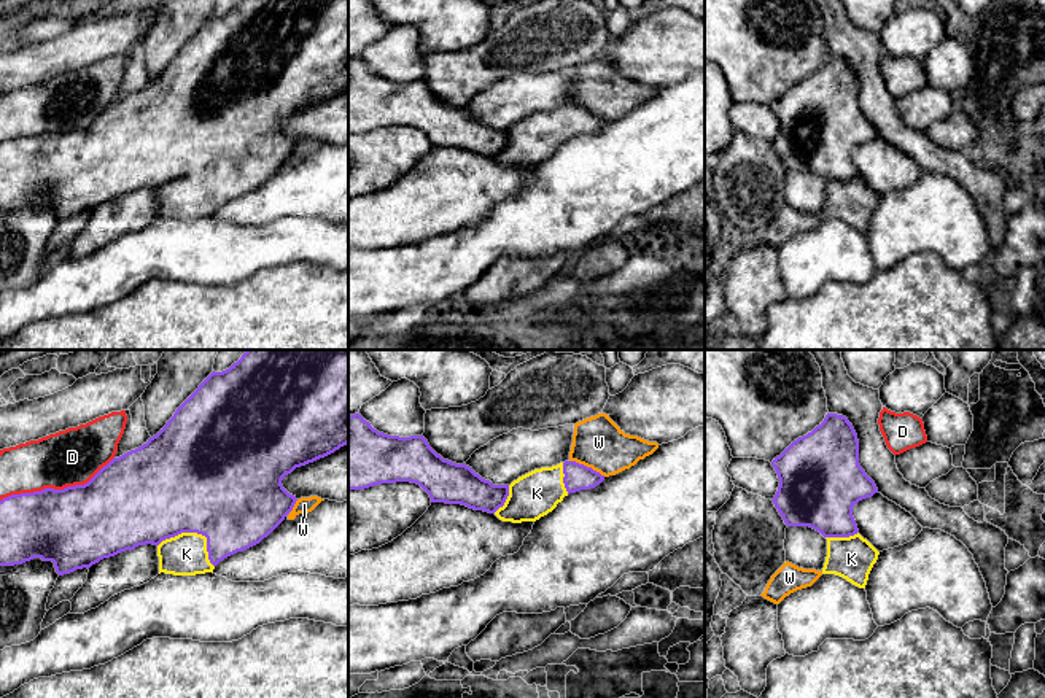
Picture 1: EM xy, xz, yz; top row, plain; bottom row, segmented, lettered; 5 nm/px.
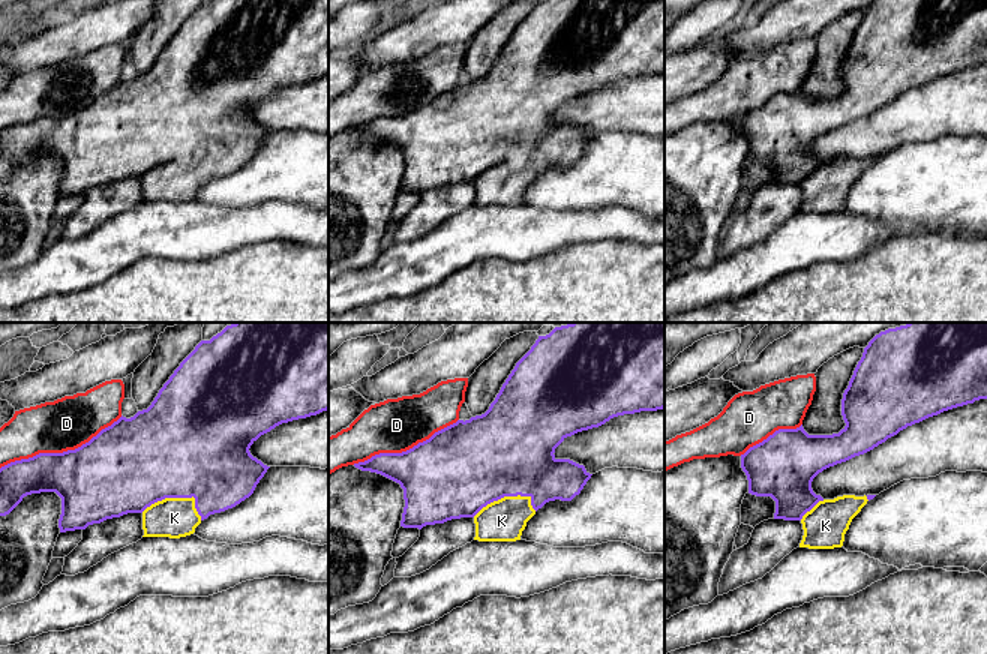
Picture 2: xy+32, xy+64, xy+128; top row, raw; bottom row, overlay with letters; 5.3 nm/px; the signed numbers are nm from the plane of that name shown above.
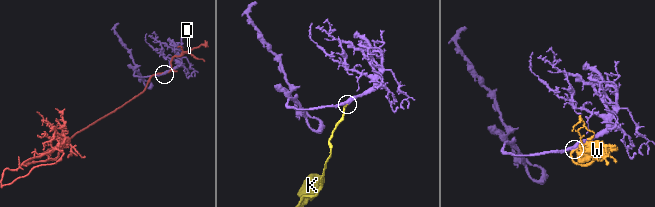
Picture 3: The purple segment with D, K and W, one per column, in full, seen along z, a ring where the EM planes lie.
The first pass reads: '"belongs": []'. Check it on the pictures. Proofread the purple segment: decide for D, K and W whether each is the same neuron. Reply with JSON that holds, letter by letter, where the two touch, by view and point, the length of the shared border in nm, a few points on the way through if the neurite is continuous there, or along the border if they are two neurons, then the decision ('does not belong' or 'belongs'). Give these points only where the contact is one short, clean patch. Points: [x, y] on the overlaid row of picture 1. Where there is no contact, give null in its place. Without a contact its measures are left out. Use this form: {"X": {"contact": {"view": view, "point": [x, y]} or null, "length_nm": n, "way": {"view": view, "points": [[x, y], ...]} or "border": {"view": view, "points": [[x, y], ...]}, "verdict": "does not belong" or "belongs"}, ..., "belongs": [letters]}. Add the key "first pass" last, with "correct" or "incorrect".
{"D": {"contact": {"view": "xy", "point": [56, 490]}, "length_nm": 600, "verdict": "does not belong"}, "K": {"contact": {"view": "xy", "point": [196, 531]}, "length_nm": 300, "verdict": "belongs"}, "W": {"contact": {"view": "xz", "point": [586, 466]}, "length_nm": 200, "verdict": "does not belong"}, "belongs": ["K"], "first pass": "incorrect"}

